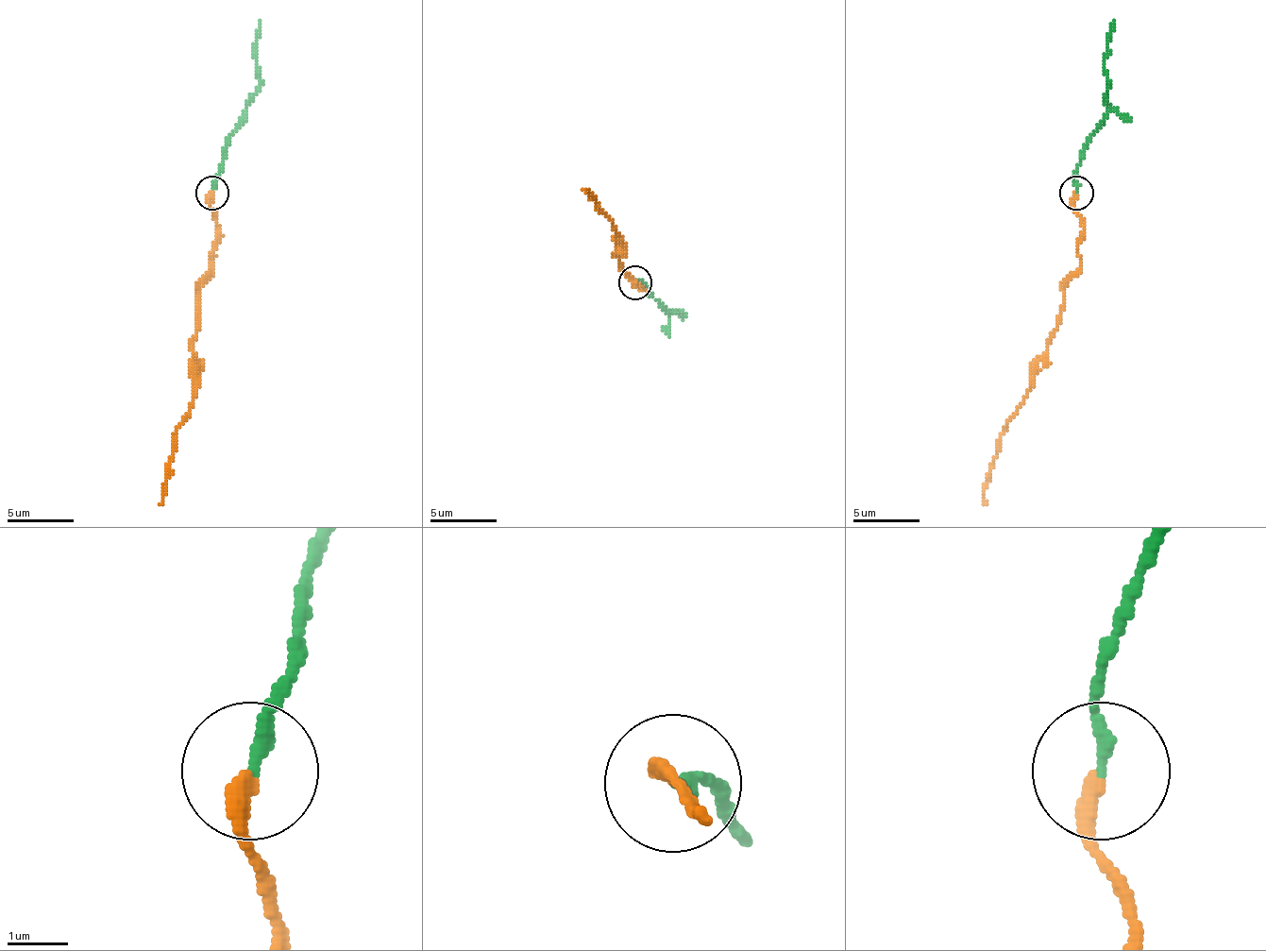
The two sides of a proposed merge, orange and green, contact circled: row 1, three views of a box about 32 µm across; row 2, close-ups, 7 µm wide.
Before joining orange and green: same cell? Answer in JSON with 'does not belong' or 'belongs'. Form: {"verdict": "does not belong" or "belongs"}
{"verdict": "belongs"}

